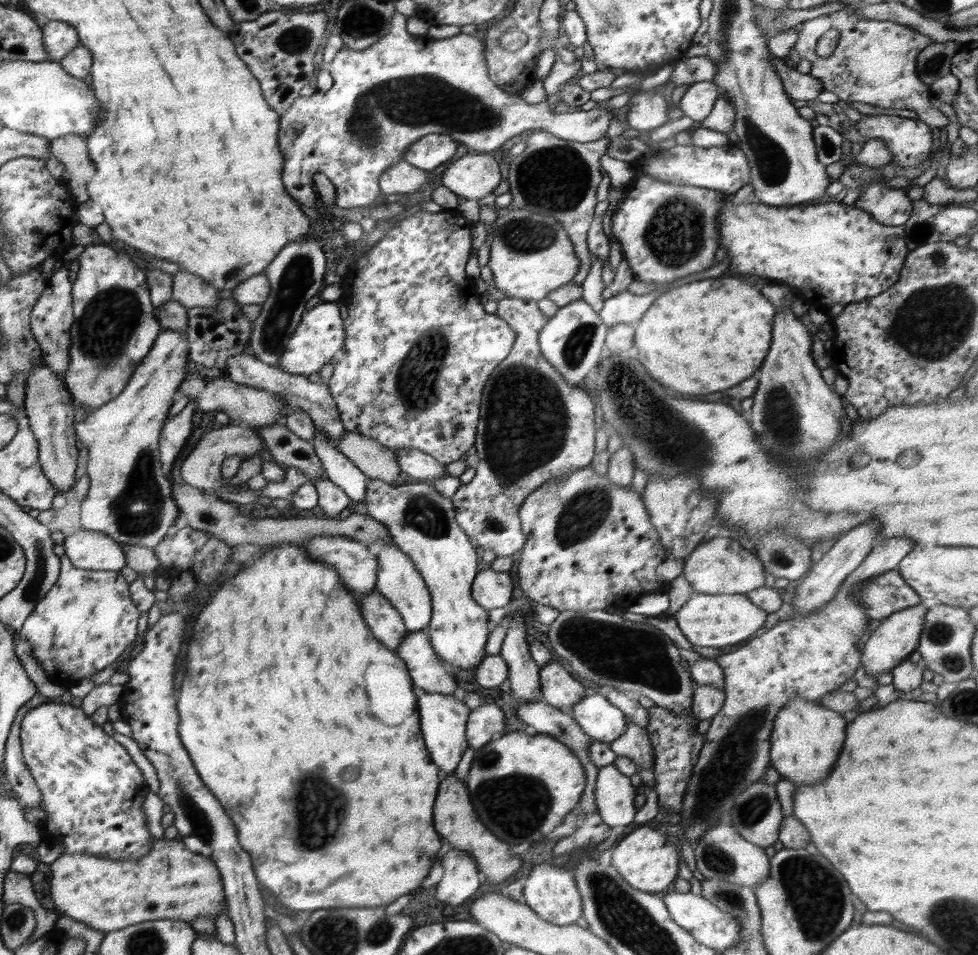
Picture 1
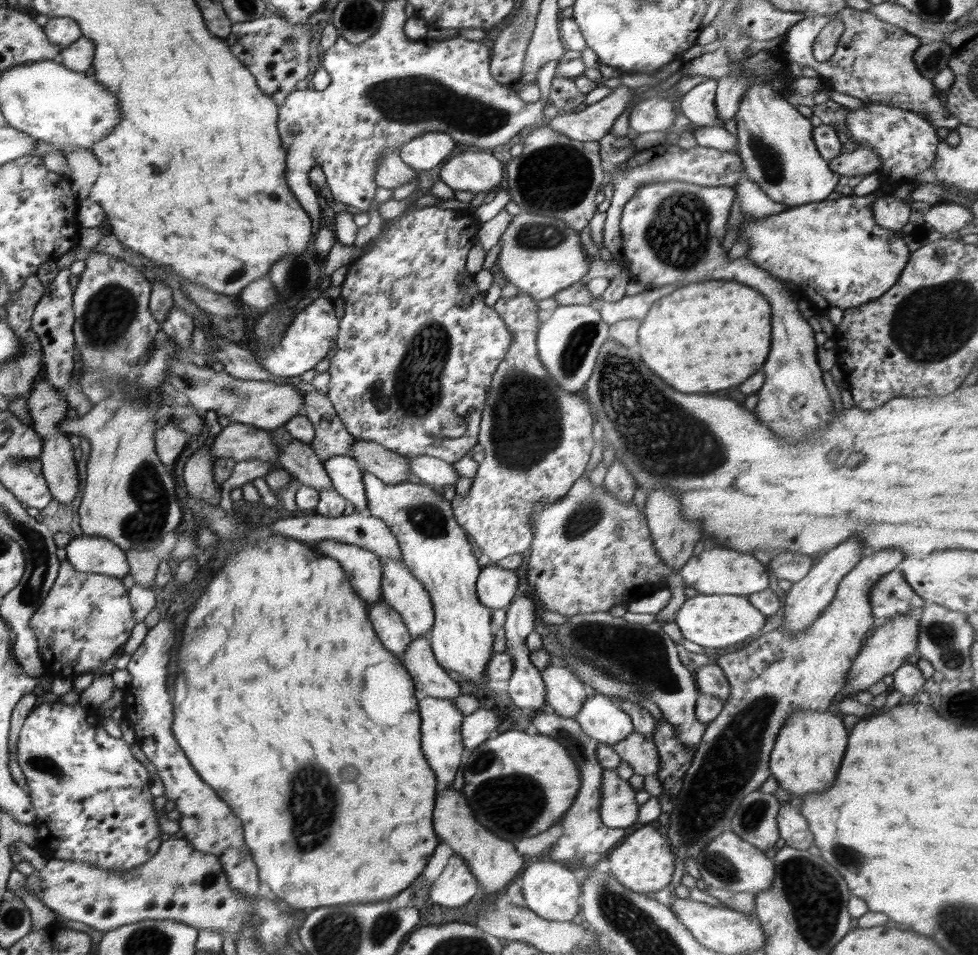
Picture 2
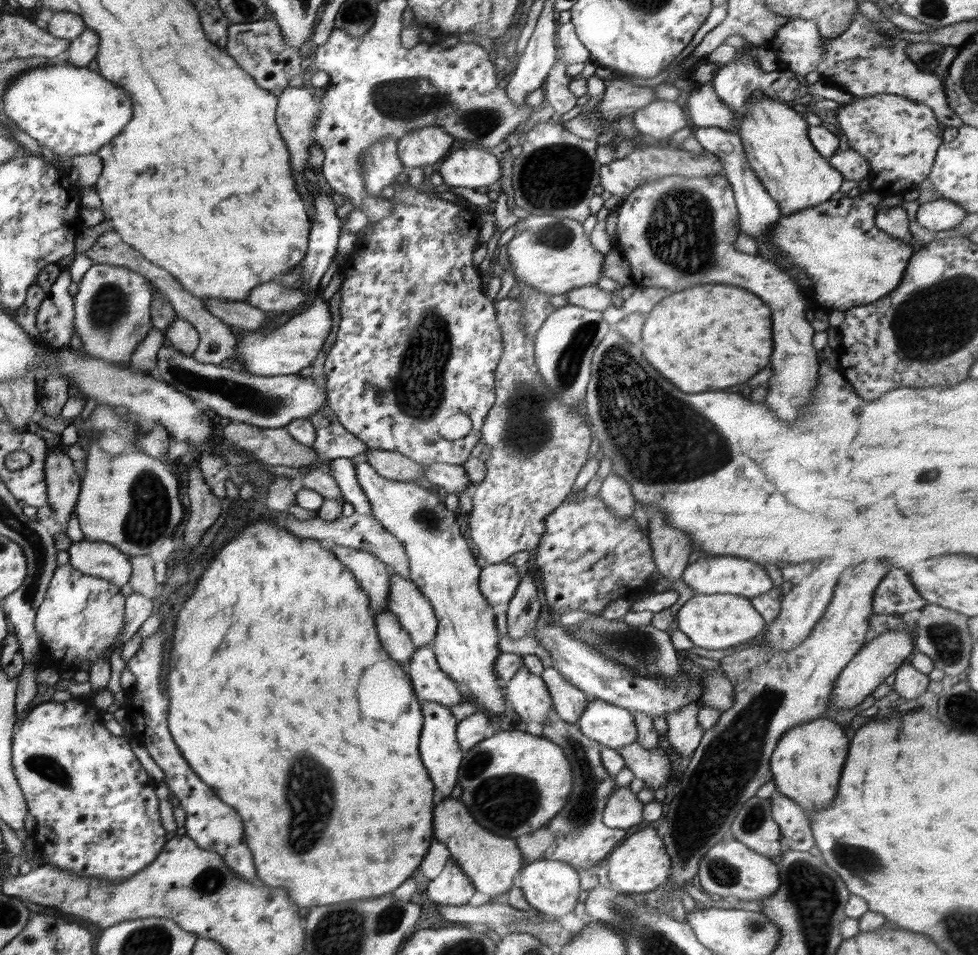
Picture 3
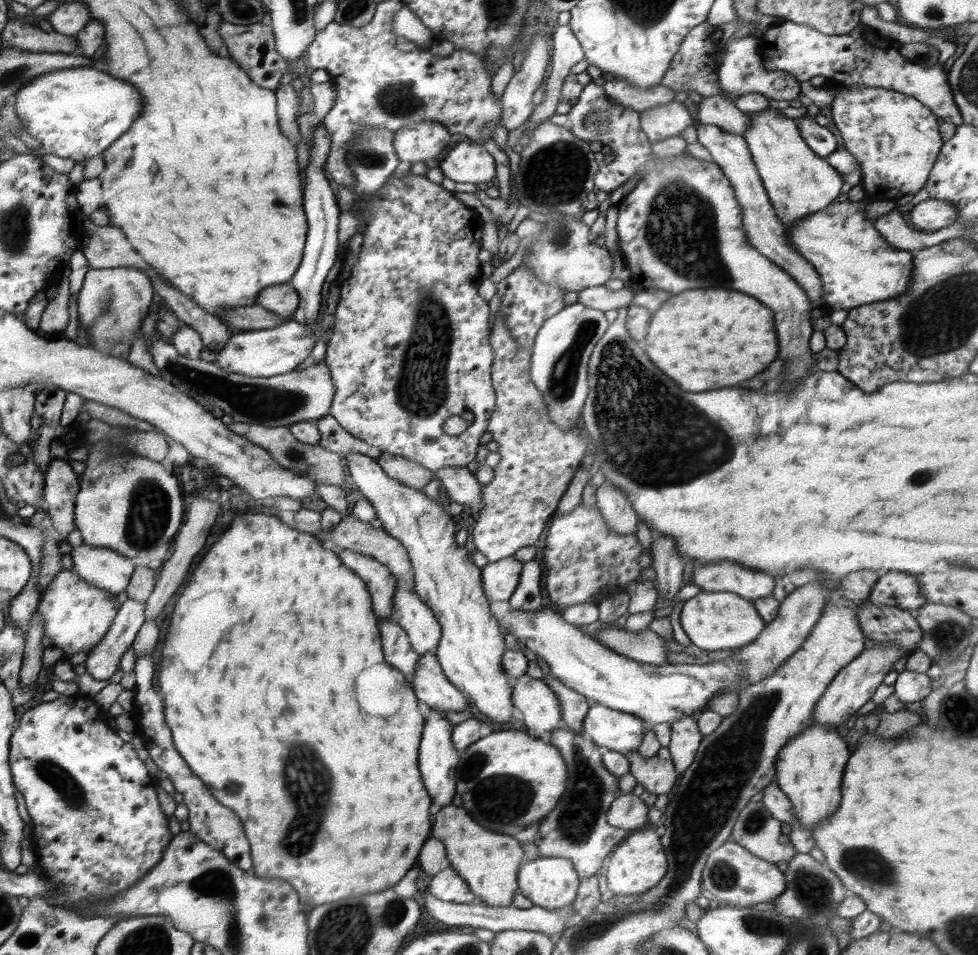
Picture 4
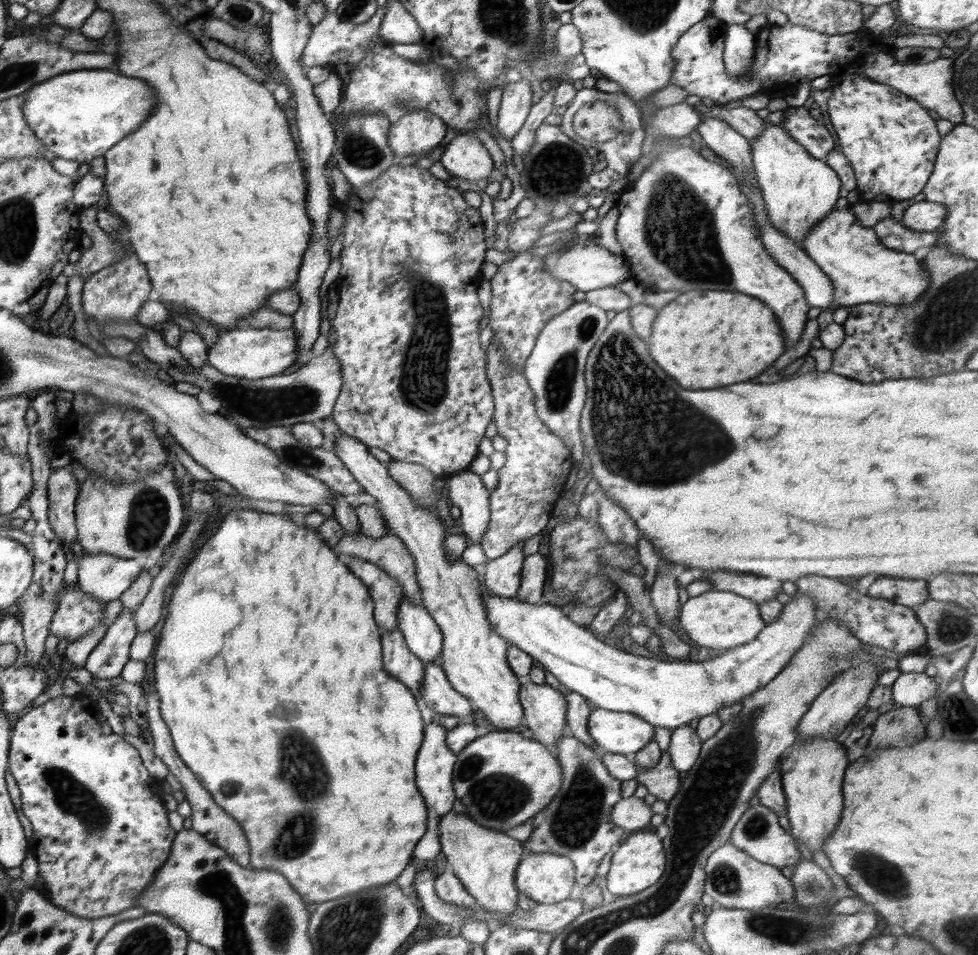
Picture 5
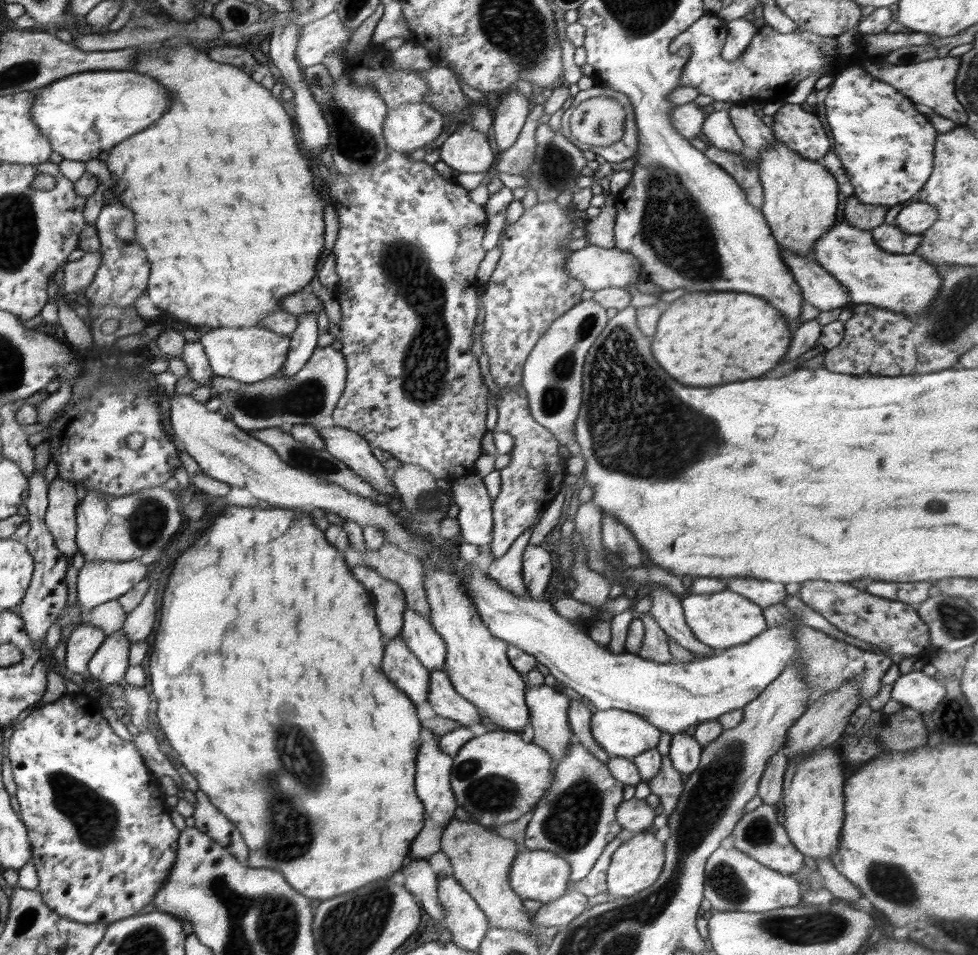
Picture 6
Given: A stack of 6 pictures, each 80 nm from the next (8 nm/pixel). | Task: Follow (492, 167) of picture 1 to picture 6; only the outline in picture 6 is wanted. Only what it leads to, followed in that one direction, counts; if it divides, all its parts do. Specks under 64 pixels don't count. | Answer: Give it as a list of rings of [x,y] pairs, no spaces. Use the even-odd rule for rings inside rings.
[[[462,125],[439,149],[439,160],[460,173],[487,172],[494,164],[494,152],[486,136],[474,125]]]

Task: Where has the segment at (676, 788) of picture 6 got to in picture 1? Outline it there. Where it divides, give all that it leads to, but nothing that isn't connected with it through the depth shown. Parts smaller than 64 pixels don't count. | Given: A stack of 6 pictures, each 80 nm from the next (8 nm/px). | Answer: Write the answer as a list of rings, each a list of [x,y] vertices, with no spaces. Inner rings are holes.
[[[628,721],[624,734],[609,743],[612,752],[631,758],[637,764],[638,770],[641,768],[651,769],[654,753],[648,733],[644,727]]]

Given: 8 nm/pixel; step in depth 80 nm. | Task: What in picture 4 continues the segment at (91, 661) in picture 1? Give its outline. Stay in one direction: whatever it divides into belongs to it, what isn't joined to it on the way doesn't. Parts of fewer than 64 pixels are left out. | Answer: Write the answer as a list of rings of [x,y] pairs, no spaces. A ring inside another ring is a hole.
[[[62,569],[50,582],[39,602],[44,634],[52,640],[50,647],[62,648],[61,659],[68,660],[81,650],[88,653],[100,644],[118,613],[117,596],[81,579],[73,569]]]

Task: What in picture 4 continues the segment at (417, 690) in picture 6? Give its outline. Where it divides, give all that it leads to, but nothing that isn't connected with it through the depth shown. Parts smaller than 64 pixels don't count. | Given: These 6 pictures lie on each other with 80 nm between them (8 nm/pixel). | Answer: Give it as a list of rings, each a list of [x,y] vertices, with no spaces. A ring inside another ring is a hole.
[[[390,618],[378,622],[386,663],[407,680],[413,677],[421,654],[410,644],[407,632]]]

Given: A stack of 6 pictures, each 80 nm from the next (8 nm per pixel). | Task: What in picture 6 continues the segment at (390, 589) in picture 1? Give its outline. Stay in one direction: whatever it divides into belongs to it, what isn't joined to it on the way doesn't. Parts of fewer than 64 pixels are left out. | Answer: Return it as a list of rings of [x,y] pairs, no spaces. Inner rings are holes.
[[[407,610],[403,614],[404,620],[399,634],[419,661],[429,670],[442,670],[446,649],[444,639],[434,630],[431,621],[421,614]]]

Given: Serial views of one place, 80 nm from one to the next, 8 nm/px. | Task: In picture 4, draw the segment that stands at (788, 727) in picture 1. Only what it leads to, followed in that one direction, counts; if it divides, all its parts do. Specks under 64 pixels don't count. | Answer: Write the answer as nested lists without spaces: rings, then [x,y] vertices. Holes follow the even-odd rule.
[[[812,725],[787,742],[777,754],[775,780],[793,804],[792,812],[810,834],[838,810],[842,779],[851,752],[837,729]]]

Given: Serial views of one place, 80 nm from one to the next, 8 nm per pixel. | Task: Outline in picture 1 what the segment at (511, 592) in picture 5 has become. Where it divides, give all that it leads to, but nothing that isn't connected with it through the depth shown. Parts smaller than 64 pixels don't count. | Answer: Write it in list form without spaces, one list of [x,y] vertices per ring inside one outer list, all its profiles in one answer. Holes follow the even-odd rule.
[[[482,567],[472,585],[471,597],[474,603],[488,612],[505,607],[511,602],[511,590],[514,590],[511,580],[508,572]]]

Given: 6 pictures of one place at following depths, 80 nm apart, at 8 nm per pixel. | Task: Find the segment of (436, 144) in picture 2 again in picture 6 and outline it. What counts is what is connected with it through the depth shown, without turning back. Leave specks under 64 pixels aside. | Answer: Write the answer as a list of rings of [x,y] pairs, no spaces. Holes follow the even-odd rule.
[[[426,102],[388,108],[382,134],[389,149],[413,152],[430,144],[444,132],[442,114]]]

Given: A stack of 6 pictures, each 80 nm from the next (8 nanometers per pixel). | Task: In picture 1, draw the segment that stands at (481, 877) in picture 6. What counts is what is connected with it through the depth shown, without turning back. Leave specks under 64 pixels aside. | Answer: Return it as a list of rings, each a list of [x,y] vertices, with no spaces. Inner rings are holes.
[[[455,772],[442,779],[440,784],[436,804],[434,804],[434,826],[441,839],[450,842],[453,849],[466,852],[476,862],[478,872],[484,874],[490,884],[498,885],[504,882],[524,864],[522,856],[518,860],[518,856],[511,855],[510,845],[499,840],[478,820],[478,814],[470,802],[466,783],[458,779]]]

